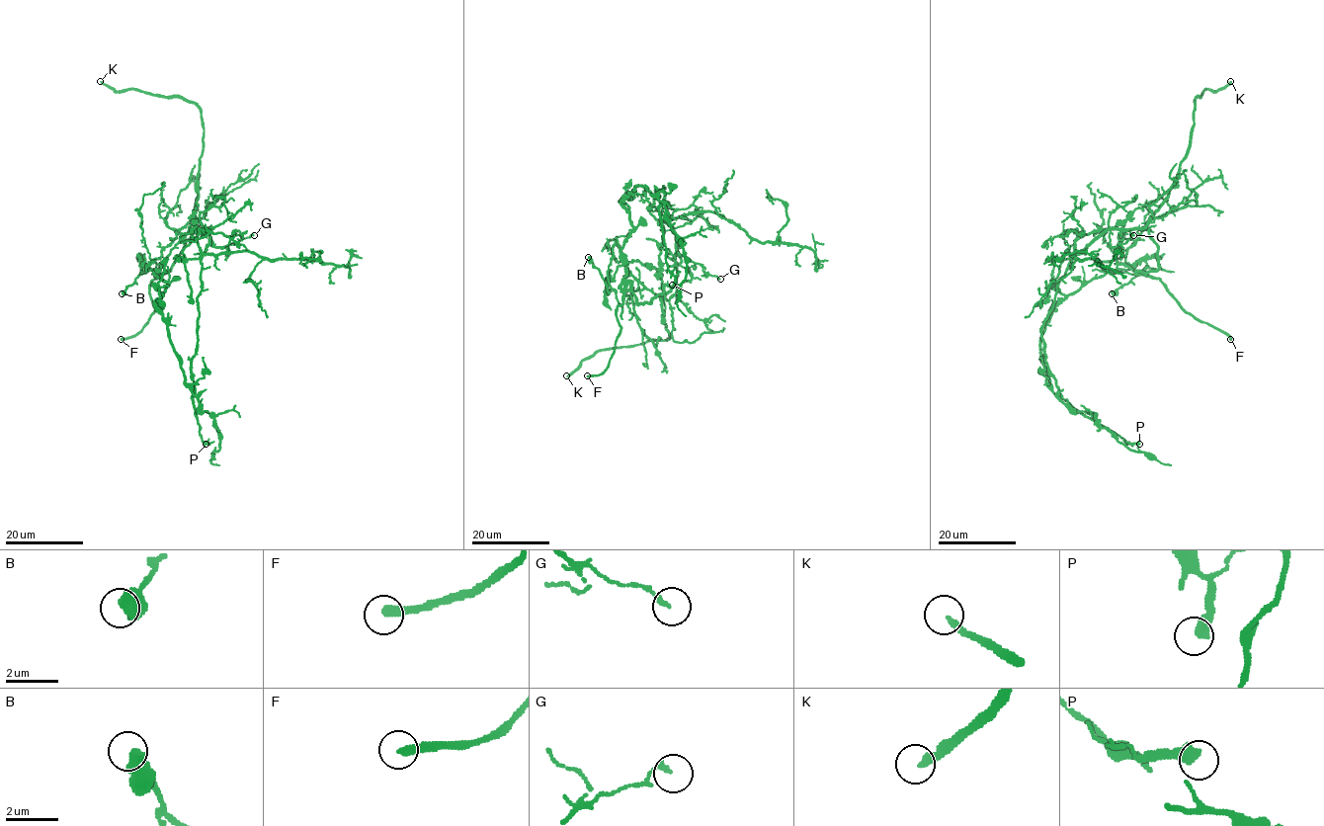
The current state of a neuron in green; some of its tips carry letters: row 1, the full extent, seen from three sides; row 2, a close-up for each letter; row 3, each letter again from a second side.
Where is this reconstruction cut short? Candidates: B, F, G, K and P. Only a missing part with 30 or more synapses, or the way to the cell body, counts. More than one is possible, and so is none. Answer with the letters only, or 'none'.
F

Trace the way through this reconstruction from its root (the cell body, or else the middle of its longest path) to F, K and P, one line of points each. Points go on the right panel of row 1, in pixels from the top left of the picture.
F: (1115, 250), (1117, 264), (1159, 278), (1185, 311), (1223, 330), (1230, 339)
K: (1115, 250), (1125, 218), (1172, 185), (1189, 145), (1195, 99), (1205, 89), (1218, 91), (1230, 81)
P: (1115, 250), (1123, 224), (1075, 240), (1074, 258), (1059, 279), (1041, 338), (1059, 394), (1127, 442), (1139, 444)

